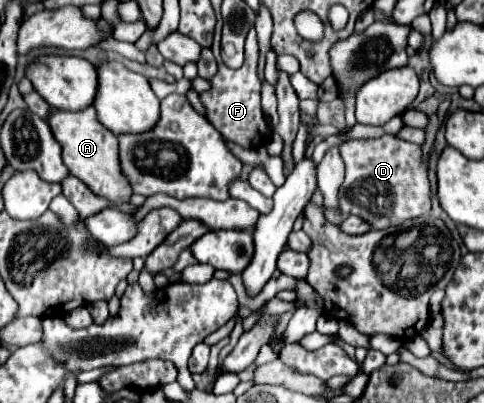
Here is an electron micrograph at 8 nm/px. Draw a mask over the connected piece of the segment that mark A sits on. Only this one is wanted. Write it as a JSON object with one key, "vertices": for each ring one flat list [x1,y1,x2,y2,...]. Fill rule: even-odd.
{"vertices":[[93,107,85,111,53,109,47,123,51,125,55,139,63,147,63,163,77,179,81,179,97,197,113,203,129,203,129,199,133,197,133,189,127,177,123,177,123,171,119,169,119,139,109,129,103,129,103,125,99,125]]}

